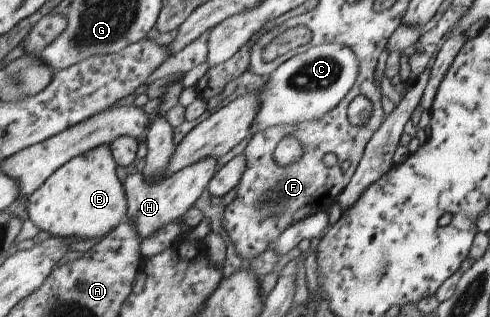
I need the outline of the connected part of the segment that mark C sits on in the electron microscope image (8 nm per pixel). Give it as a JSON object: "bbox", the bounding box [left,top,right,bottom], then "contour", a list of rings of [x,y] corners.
{"bbox":[252,43,360,135],"contour":[[[324,43],[303,48],[302,52],[282,63],[261,88],[260,109],[252,123],[252,135],[278,125],[296,125],[320,119],[335,109],[352,89],[360,73],[360,63],[350,47]]]}

